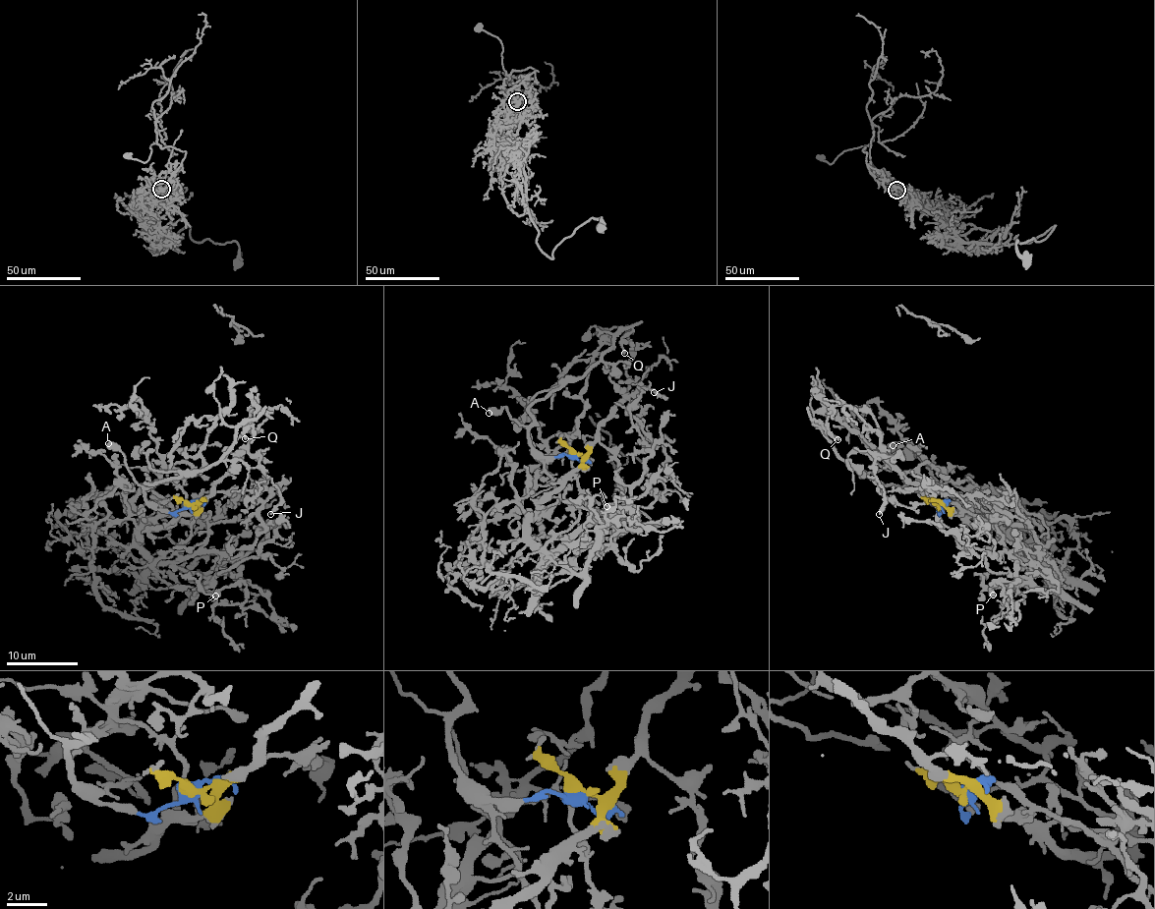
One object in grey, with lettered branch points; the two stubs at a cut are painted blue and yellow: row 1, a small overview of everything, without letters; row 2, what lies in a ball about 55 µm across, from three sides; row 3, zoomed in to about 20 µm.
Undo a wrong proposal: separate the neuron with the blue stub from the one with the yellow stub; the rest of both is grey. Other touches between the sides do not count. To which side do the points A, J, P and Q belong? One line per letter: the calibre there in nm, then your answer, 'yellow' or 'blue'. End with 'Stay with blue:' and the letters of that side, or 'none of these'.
A: calibre 650 nm; blue
J: calibre 260 nm; yellow
P: calibre 480 nm; yellow
Q: calibre 240 nm; yellow
Stay with blue: A

